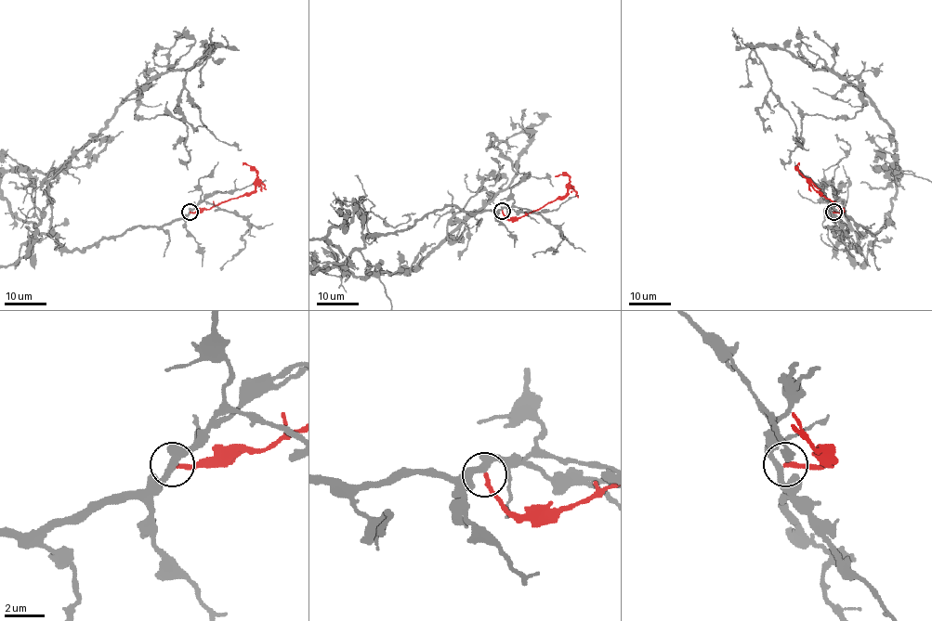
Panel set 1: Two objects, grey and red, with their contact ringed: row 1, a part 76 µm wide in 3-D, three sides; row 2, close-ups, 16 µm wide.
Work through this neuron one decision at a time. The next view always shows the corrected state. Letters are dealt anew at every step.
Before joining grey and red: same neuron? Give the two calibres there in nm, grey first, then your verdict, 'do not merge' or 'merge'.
320/220 nm | merge

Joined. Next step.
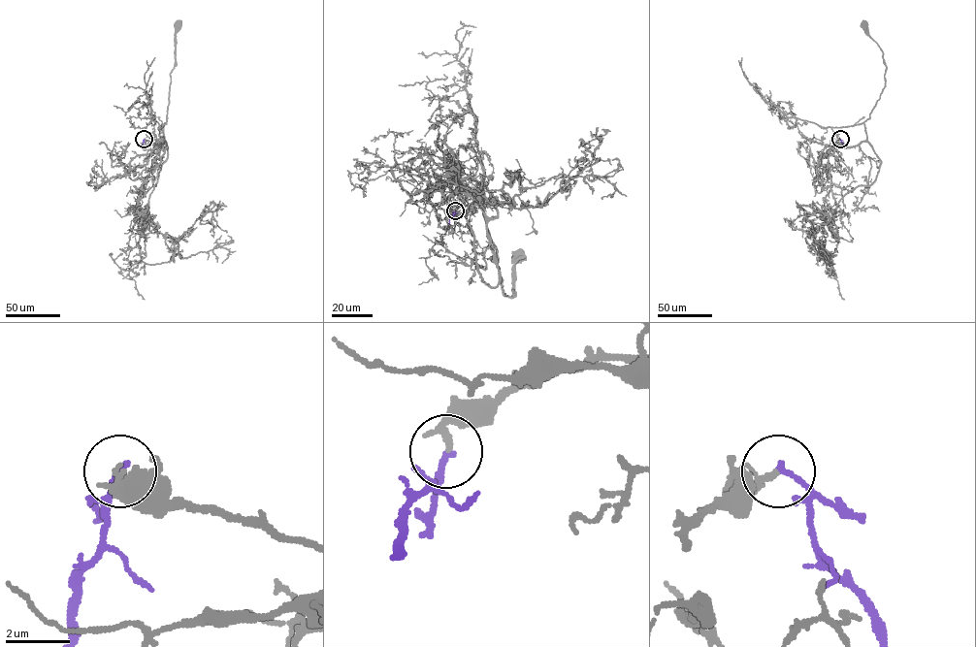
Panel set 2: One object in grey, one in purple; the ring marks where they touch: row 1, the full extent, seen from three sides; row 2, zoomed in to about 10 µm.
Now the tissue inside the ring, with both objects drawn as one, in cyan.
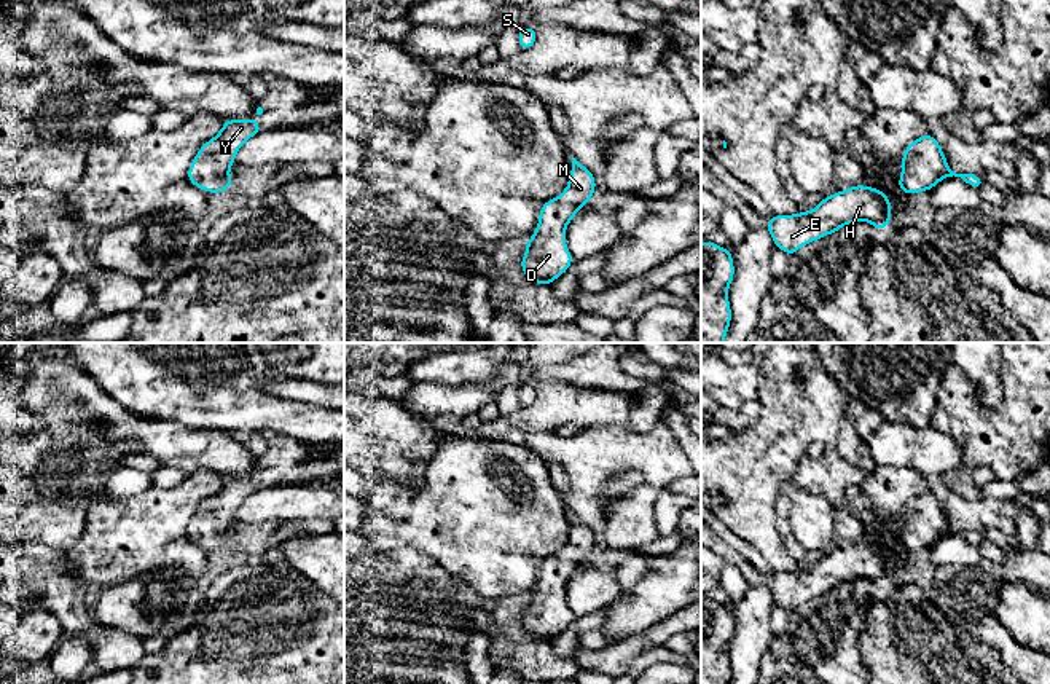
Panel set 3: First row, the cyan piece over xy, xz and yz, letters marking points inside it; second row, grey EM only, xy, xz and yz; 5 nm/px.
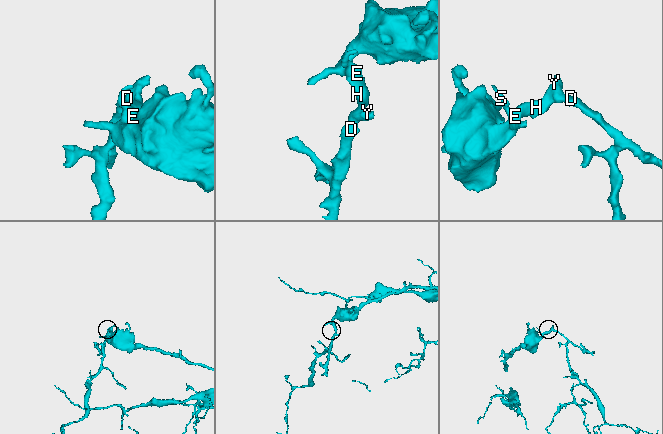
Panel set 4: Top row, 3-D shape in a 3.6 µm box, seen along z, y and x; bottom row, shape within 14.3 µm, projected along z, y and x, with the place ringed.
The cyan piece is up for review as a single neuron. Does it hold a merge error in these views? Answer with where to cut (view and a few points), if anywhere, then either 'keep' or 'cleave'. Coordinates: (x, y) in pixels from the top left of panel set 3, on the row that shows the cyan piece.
no cut; keep

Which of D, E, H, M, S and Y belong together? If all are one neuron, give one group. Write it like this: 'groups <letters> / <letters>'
groups D E H M S Y

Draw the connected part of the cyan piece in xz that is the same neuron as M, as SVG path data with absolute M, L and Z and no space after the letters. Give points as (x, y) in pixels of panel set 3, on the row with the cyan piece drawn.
M572 156L570 179L566 190L543 202L535 233L526 241L519 261L526 279L551 285L575 261L566 246L566 228L578 209L596 193L594 174Z

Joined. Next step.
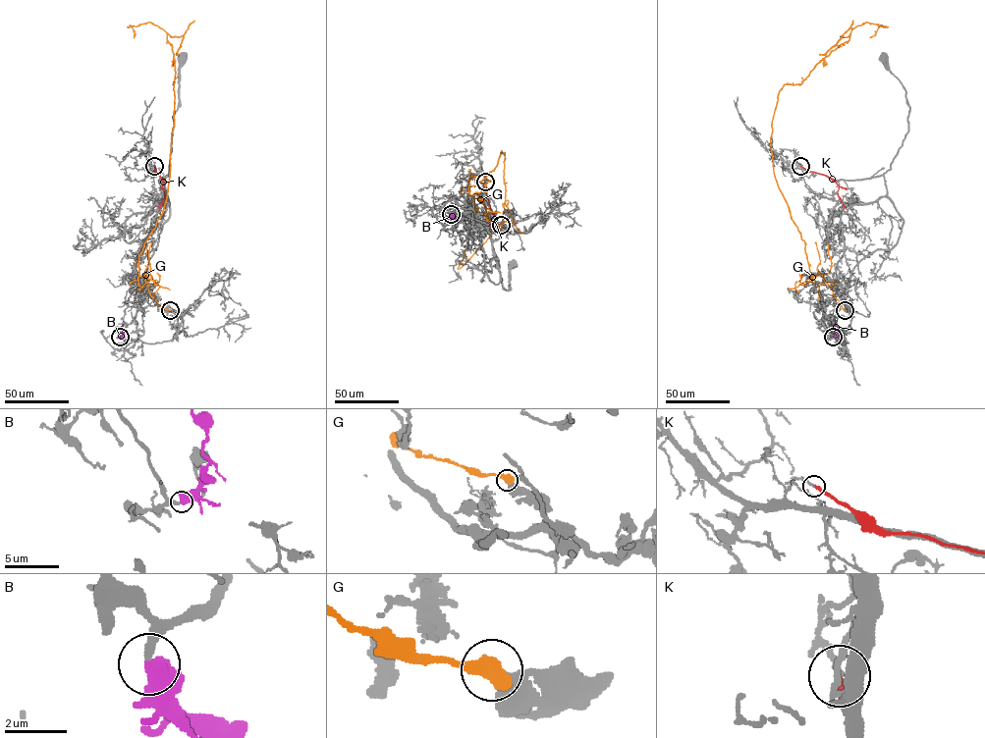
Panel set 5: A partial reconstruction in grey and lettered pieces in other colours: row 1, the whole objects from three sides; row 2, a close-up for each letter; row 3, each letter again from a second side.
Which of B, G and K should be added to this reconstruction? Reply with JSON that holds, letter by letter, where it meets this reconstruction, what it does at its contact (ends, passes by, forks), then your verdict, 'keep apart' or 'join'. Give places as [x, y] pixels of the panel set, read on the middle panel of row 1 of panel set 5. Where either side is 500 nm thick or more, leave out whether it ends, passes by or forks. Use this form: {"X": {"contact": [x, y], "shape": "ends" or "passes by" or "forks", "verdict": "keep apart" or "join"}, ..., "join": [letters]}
{"B": {"contact": [451, 214], "verdict": "join"}, "G": {"contact": [501, 225], "verdict": "keep apart"}, "K": {"contact": [485, 182], "shape": "ends", "verdict": "keep apart"}, "join": ["B"]}

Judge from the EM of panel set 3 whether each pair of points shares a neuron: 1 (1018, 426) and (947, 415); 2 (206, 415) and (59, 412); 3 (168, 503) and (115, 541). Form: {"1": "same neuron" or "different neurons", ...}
{"1": "same neuron", "2": "different neurons", "3": "same neuron"}

